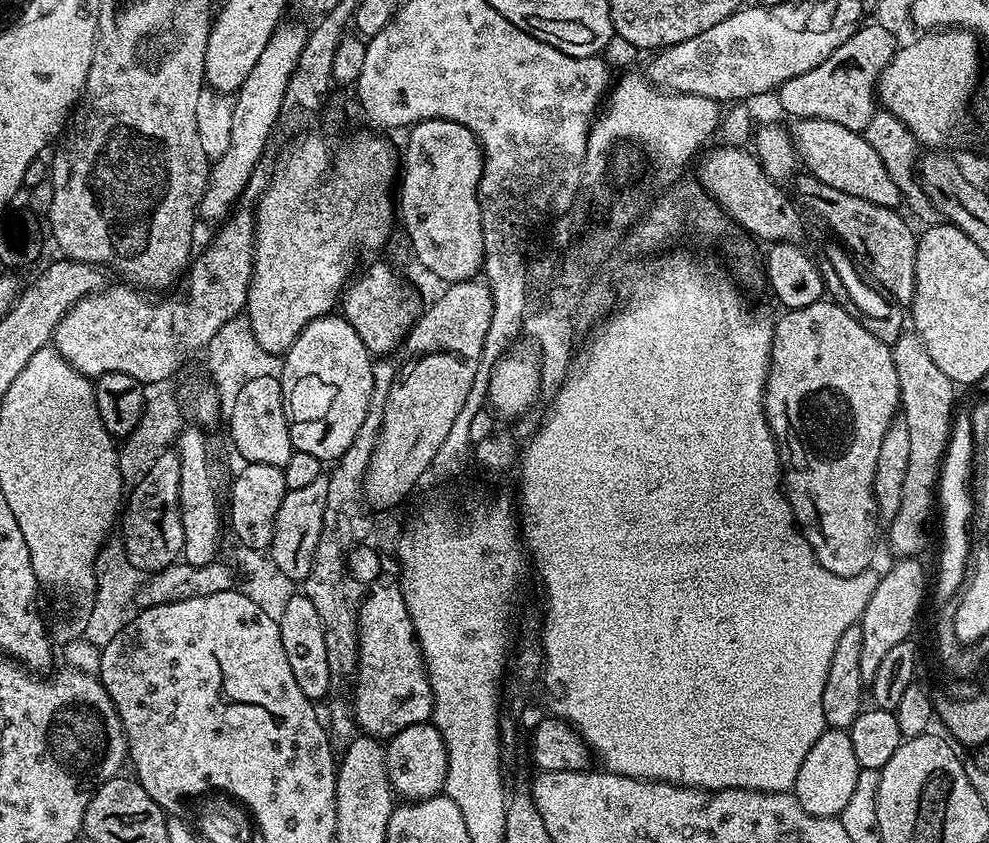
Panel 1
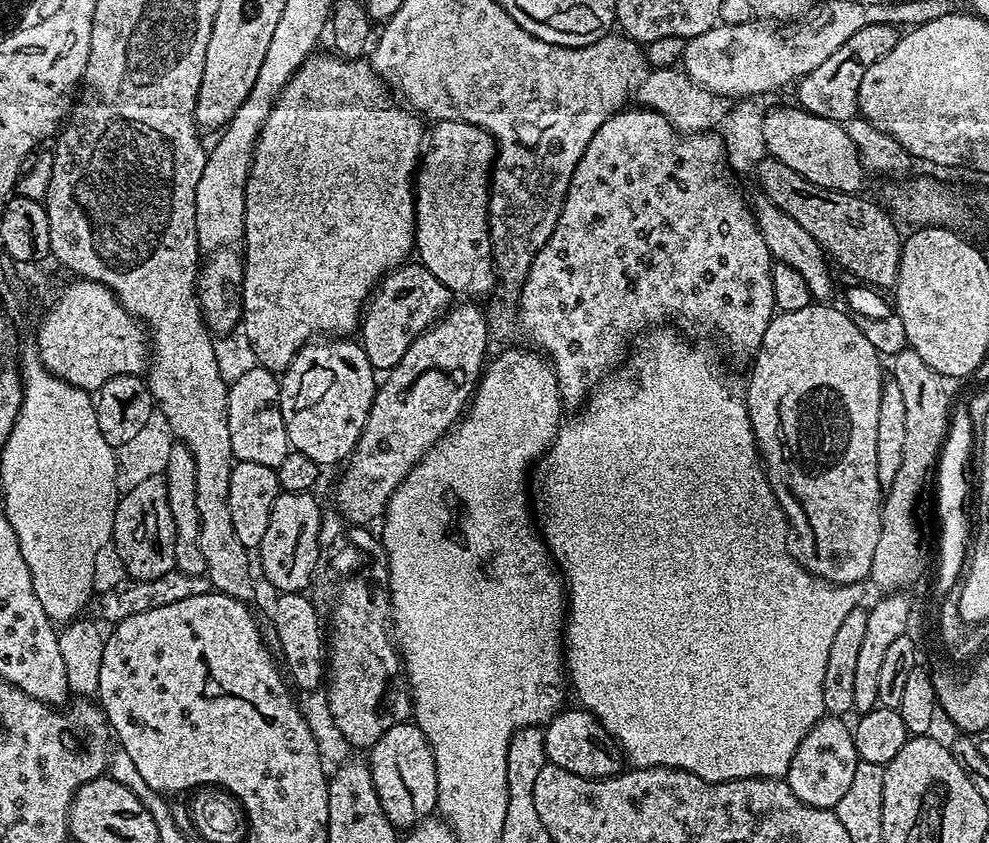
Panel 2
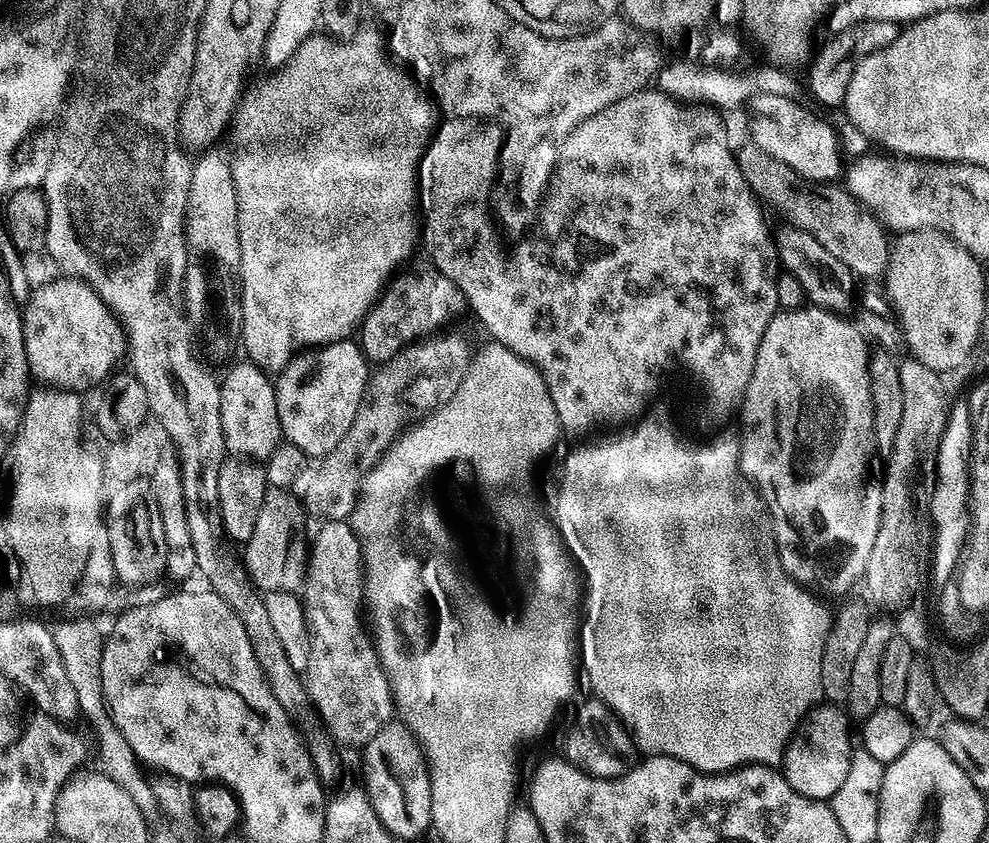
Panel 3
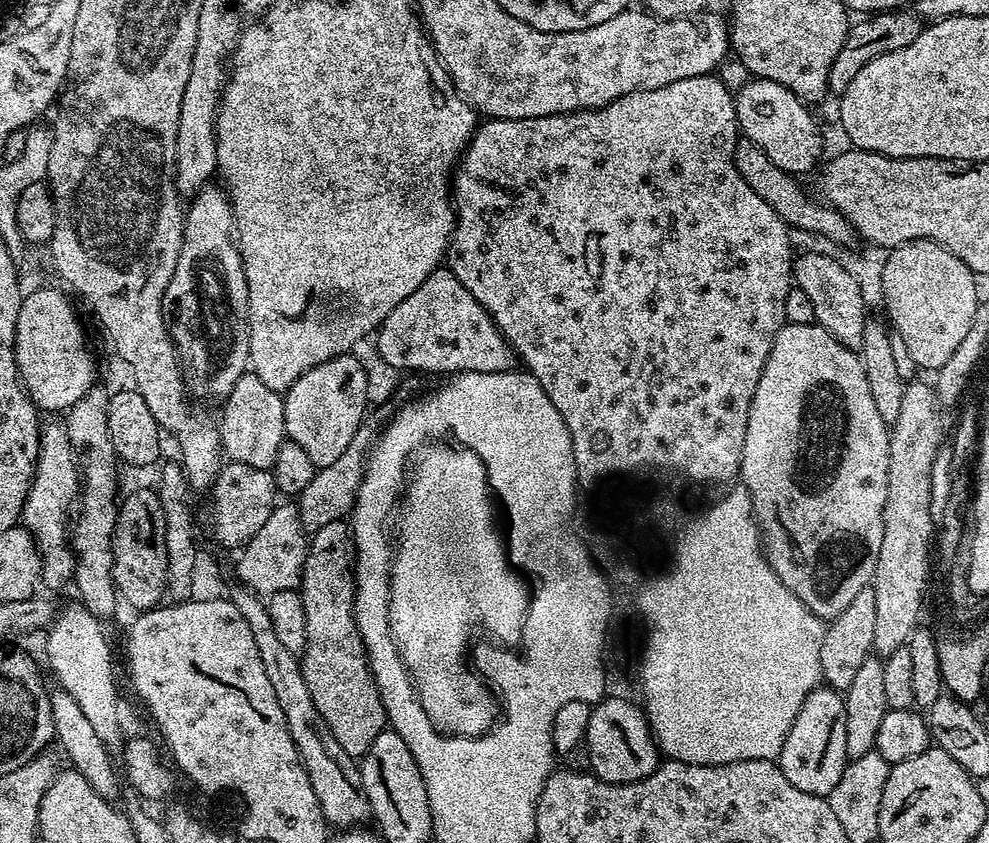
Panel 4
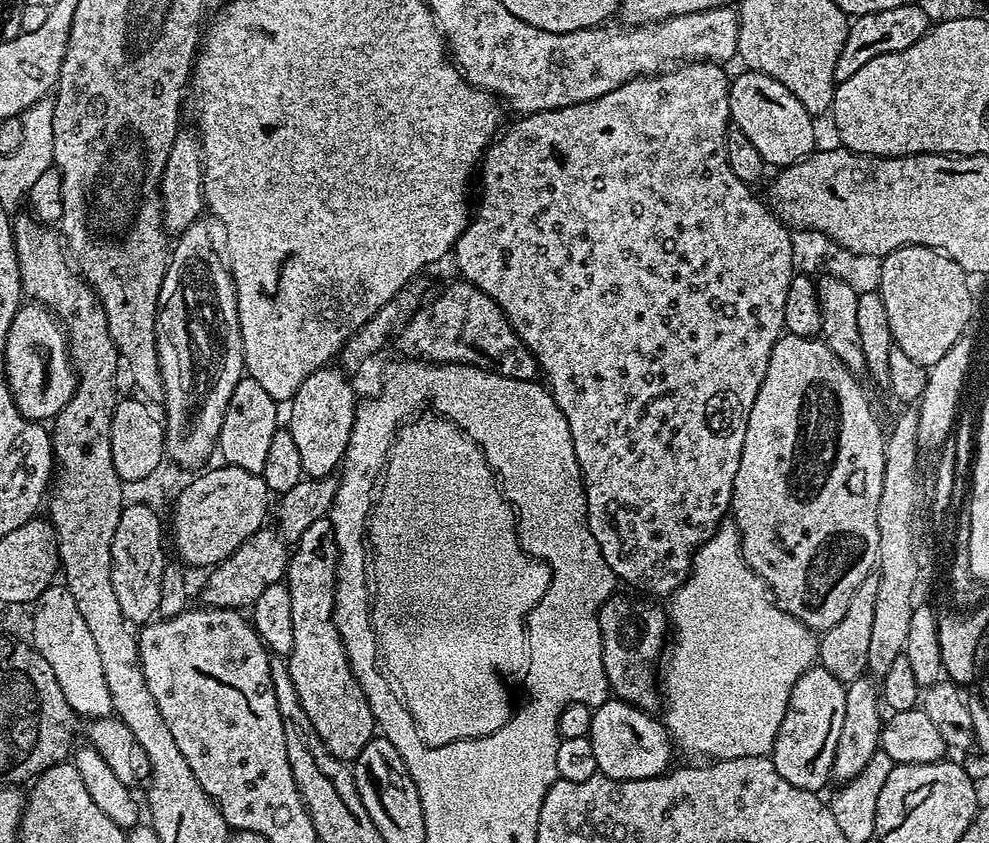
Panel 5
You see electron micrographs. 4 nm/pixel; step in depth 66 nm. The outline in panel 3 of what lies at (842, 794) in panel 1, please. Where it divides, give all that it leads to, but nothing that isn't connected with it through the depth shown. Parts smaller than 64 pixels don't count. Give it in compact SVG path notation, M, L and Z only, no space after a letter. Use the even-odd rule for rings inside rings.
M821 702L804 717L795 736L788 742L784 752L782 771L786 782L794 786L798 794L825 802L832 796L849 773L851 756L854 751L852 736L848 733L849 717L843 707L832 702Z

